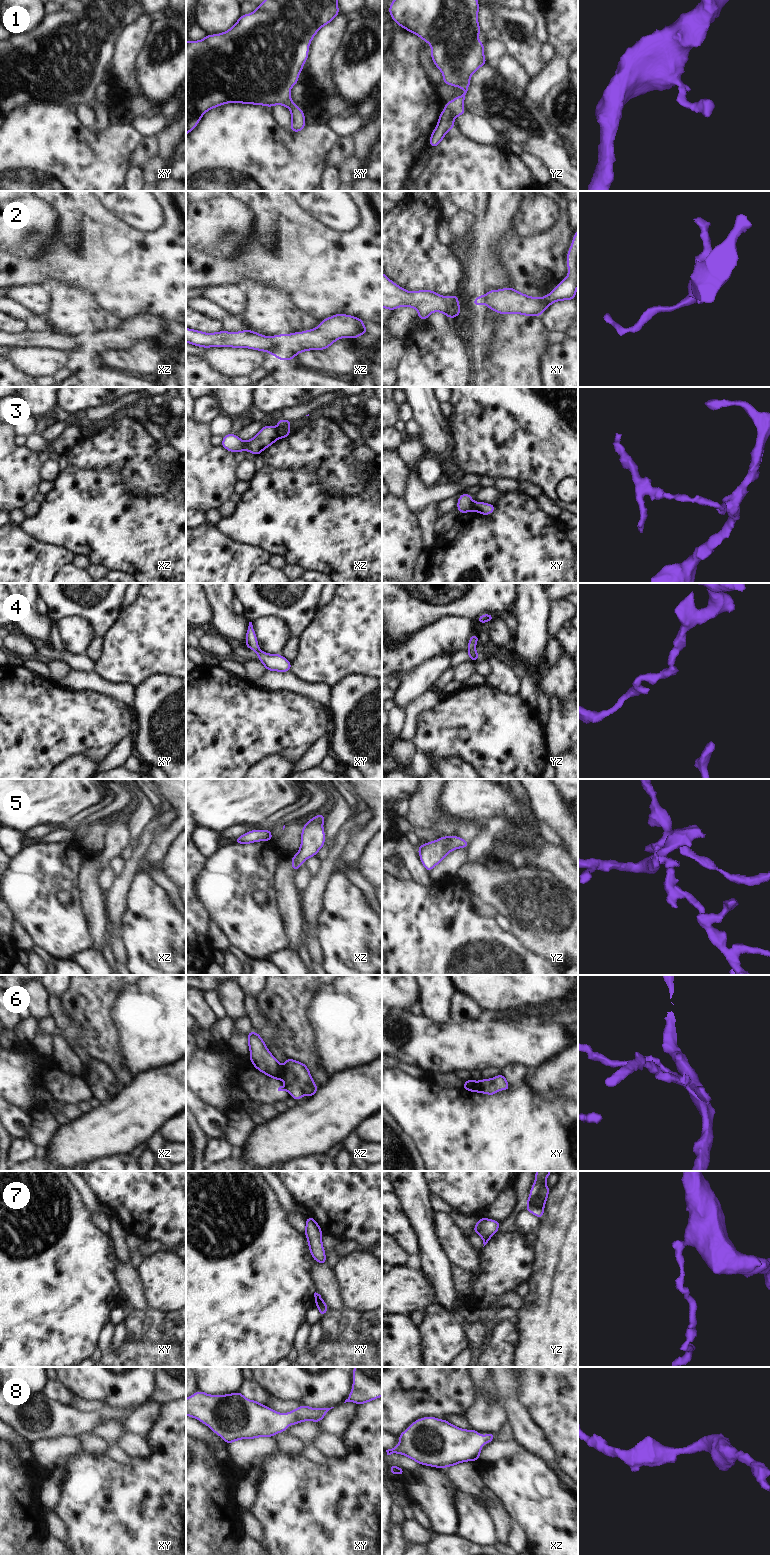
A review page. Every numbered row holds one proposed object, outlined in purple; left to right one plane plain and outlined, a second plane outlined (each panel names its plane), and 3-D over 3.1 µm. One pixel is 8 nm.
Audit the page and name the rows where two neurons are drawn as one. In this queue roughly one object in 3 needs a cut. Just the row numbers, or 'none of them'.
3, 6

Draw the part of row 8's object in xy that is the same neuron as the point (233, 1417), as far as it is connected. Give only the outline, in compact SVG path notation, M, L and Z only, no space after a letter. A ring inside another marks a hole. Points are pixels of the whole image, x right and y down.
M198 1391L186 1399L186 1415L196 1418L218 1434L227 1444L240 1439L254 1439L257 1437L272 1437L285 1432L288 1425L295 1425L303 1421L320 1422L331 1408L314 1409L300 1405L297 1409L285 1415L259 1403L246 1399L239 1391L227 1395L208 1395Z

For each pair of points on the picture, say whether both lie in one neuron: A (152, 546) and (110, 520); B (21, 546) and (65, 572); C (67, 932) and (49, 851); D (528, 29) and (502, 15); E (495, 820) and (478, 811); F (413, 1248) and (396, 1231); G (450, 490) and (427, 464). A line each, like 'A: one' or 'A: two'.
A: one
B: two
C: one
D: one
E: two
F: one
G: two

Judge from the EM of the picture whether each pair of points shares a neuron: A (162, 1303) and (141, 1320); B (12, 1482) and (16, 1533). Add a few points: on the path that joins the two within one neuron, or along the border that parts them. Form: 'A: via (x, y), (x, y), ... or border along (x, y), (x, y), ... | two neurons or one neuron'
A: border along (149, 1307), (162, 1312), (175, 1311) | two neurons
B: via (12, 1495), (12, 1520) | one neuron

